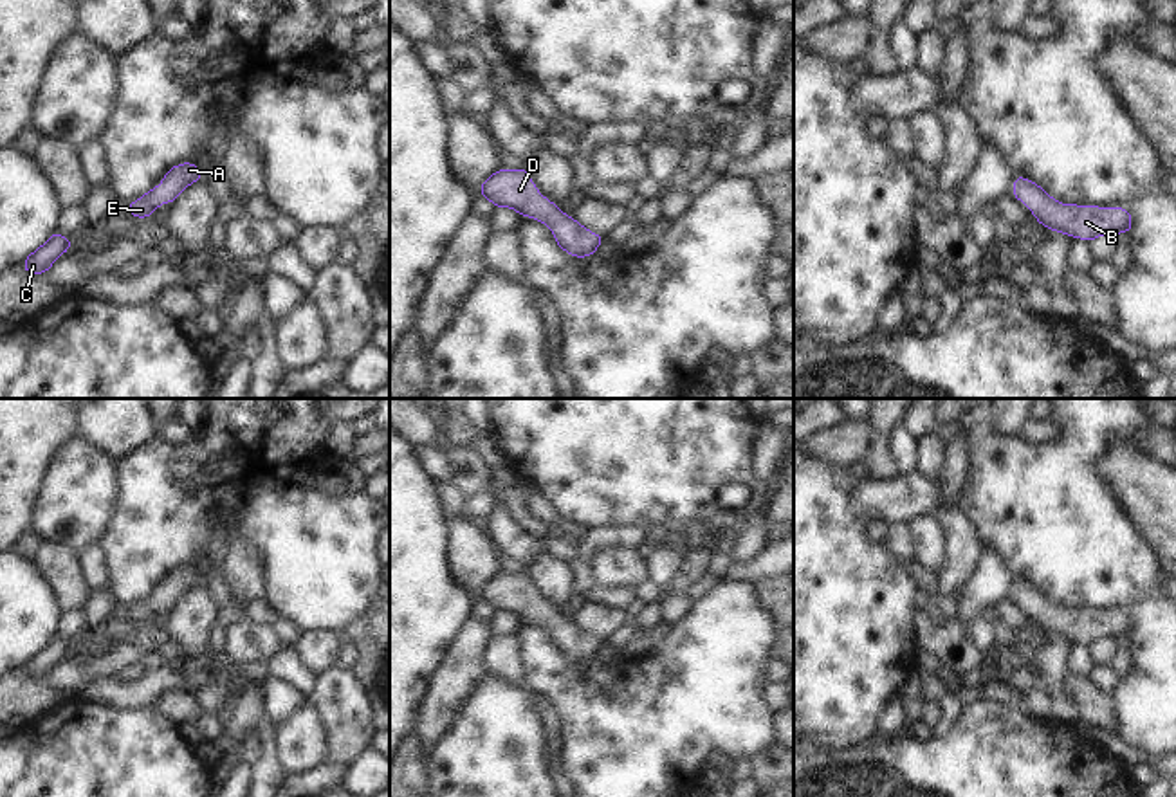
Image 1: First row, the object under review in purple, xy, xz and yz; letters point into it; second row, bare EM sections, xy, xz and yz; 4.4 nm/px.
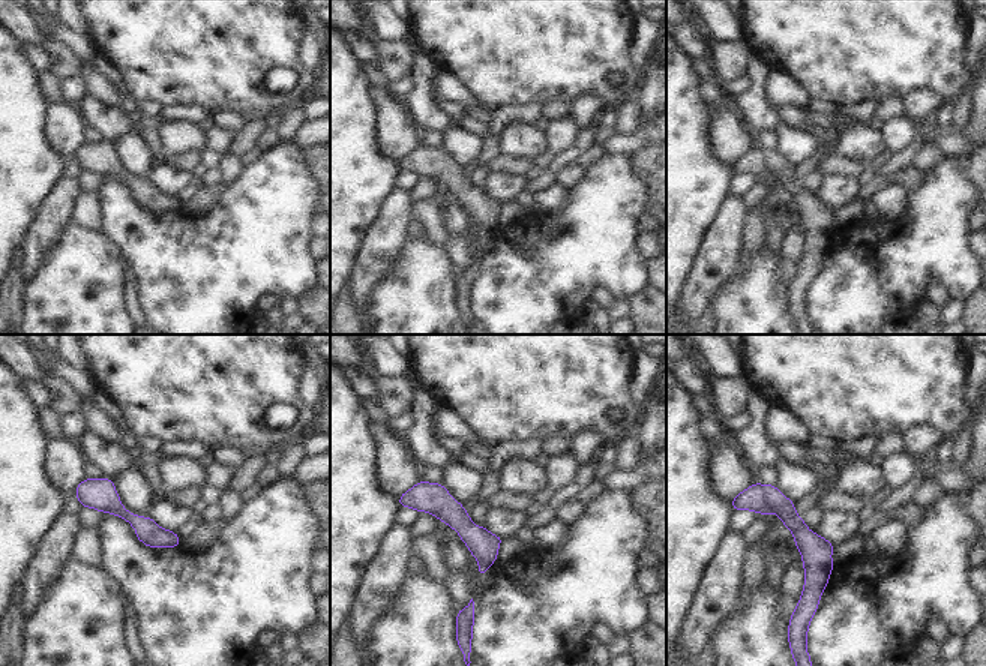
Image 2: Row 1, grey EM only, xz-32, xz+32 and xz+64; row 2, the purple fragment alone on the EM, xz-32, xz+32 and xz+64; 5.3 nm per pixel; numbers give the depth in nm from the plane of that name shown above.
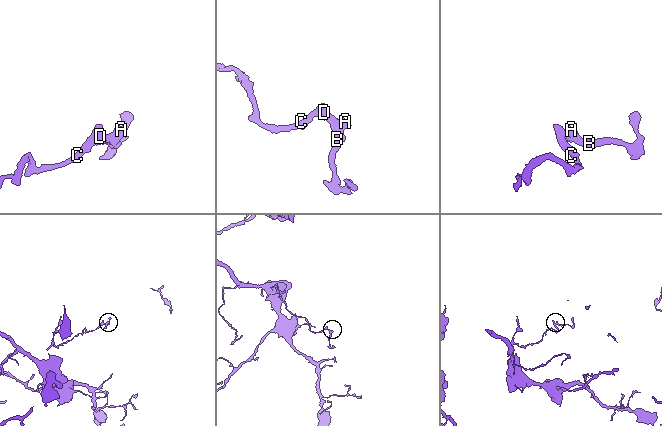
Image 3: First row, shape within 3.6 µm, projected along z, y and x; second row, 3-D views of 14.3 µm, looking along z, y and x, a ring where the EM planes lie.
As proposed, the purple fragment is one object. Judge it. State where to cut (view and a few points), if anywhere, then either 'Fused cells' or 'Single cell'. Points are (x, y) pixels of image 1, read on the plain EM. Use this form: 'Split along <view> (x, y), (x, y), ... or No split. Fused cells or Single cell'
No split. Single cell.

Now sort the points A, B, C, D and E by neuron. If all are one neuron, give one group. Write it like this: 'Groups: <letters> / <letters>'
Groups: A B C D E.

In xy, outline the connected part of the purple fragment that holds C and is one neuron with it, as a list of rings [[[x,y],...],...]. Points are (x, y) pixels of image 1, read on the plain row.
[[[54,635],[43,649],[23,664],[22,671],[29,678],[45,678],[69,653],[72,653],[72,644]]]

